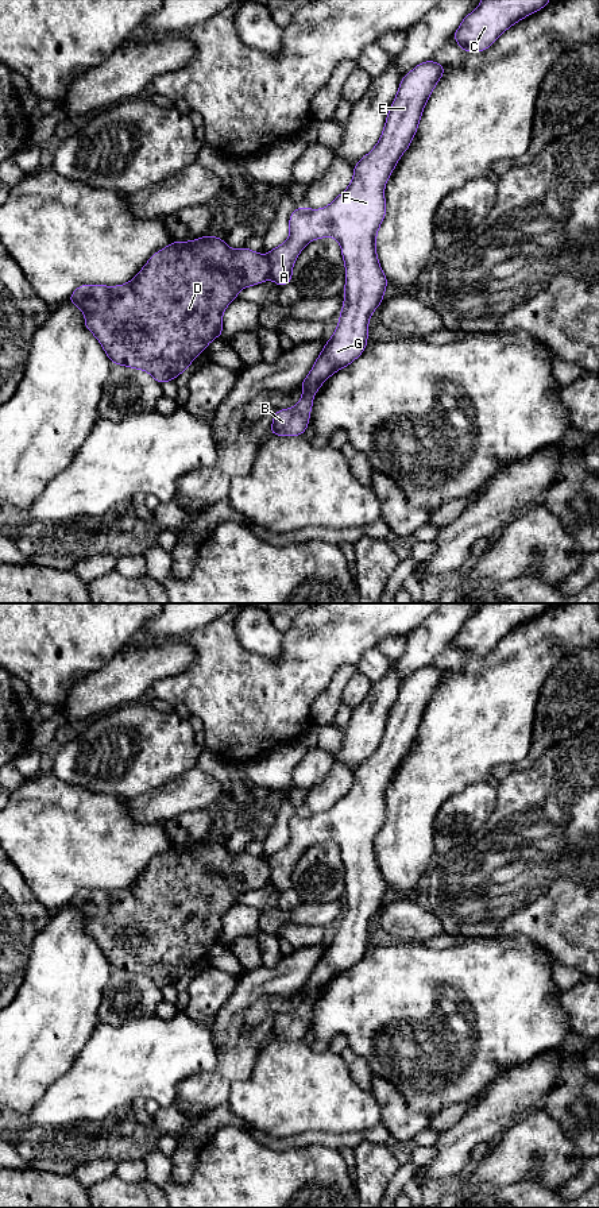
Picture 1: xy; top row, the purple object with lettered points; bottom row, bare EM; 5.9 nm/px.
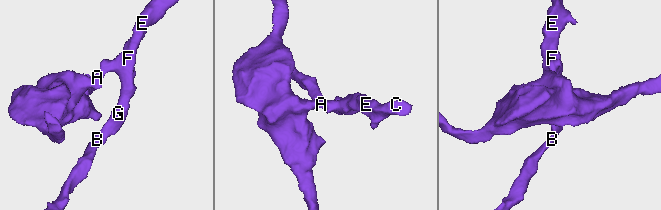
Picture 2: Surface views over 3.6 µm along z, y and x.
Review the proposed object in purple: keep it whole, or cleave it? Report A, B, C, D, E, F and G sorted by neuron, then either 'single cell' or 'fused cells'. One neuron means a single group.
A B C E F G / D | fused cells

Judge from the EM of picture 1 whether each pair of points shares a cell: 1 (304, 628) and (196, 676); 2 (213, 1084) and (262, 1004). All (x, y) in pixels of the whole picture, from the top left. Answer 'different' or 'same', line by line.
1: same
2: different

